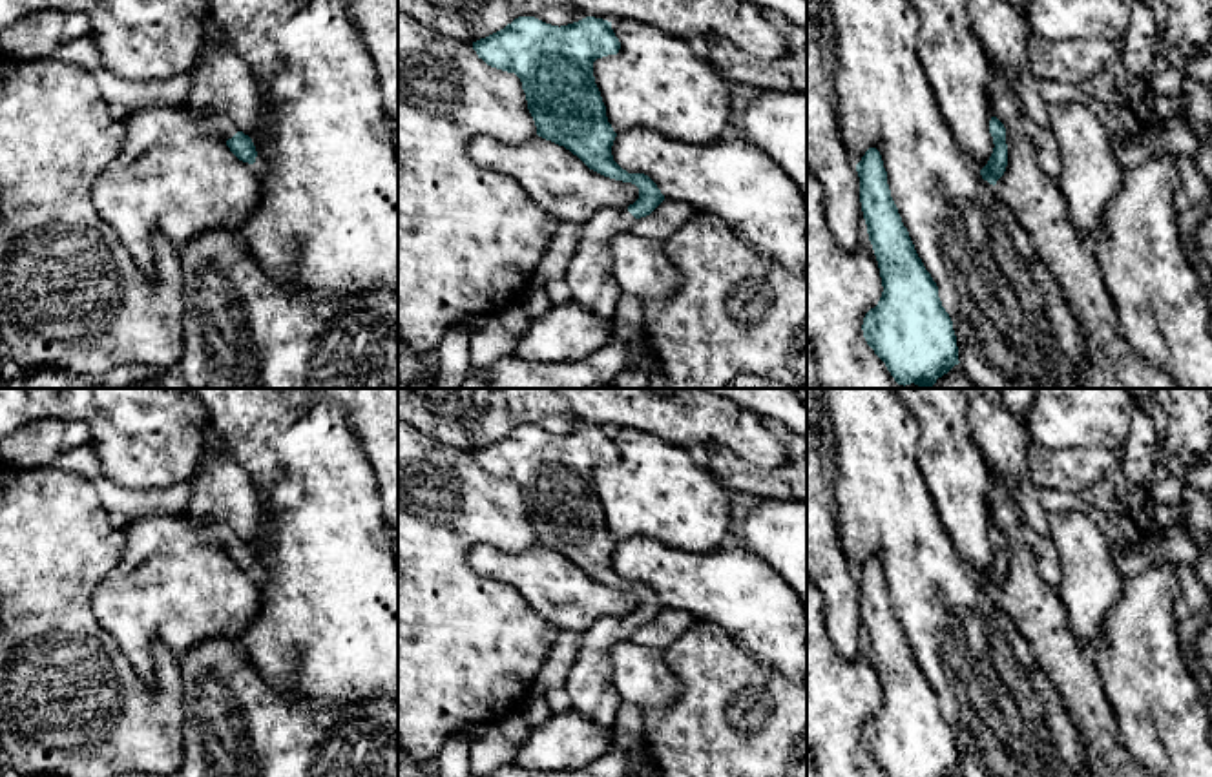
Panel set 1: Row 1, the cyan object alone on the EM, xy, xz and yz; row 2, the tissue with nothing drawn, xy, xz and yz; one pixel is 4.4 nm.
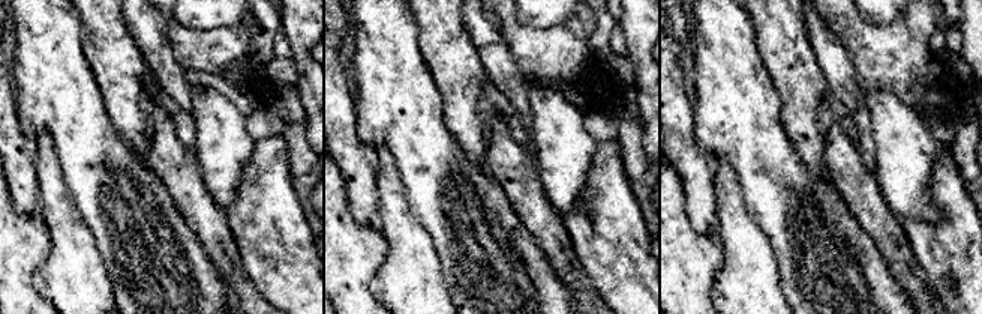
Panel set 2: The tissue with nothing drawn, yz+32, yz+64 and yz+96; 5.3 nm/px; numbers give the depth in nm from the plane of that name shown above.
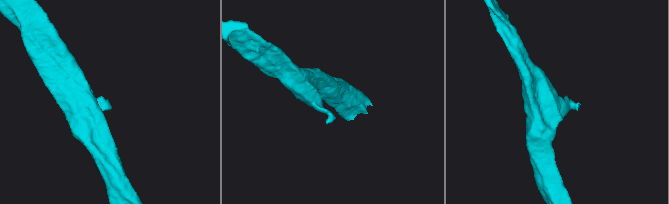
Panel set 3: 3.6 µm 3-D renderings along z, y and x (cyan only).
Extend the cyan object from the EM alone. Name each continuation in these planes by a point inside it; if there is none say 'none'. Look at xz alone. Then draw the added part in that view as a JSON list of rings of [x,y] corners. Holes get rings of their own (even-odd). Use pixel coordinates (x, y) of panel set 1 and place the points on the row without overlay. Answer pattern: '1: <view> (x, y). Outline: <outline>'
1: xz (590, 686). Outline: [[[626,615],[599,618],[580,635],[580,653],[568,673],[571,710],[591,717],[608,735],[613,735],[615,713],[622,702],[611,682],[610,649],[630,640],[635,629]]]

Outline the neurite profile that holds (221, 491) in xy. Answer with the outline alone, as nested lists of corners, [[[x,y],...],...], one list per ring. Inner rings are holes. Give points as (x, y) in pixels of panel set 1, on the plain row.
[[[212,423],[204,430],[204,447],[190,483],[190,513],[203,516],[208,525],[228,523],[254,549],[263,518],[259,491],[248,472],[221,449]]]

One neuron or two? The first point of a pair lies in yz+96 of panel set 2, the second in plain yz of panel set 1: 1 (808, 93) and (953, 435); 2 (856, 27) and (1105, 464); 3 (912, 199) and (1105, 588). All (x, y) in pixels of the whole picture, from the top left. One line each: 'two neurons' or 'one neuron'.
1: one neuron
2: one neuron
3: one neuron

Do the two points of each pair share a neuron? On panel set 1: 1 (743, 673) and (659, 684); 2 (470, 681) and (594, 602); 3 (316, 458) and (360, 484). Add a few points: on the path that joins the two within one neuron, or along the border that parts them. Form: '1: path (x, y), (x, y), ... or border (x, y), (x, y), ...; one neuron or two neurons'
1: border (661, 652), (681, 694), (667, 706), (647, 710); two neurons
2: border (524, 597), (559, 631); two neurons
3: path (327, 469), (342, 484), (349, 484); one neuron

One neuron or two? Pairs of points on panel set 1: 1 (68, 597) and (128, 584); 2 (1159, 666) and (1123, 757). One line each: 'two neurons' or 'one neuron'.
1: two neurons
2: two neurons

